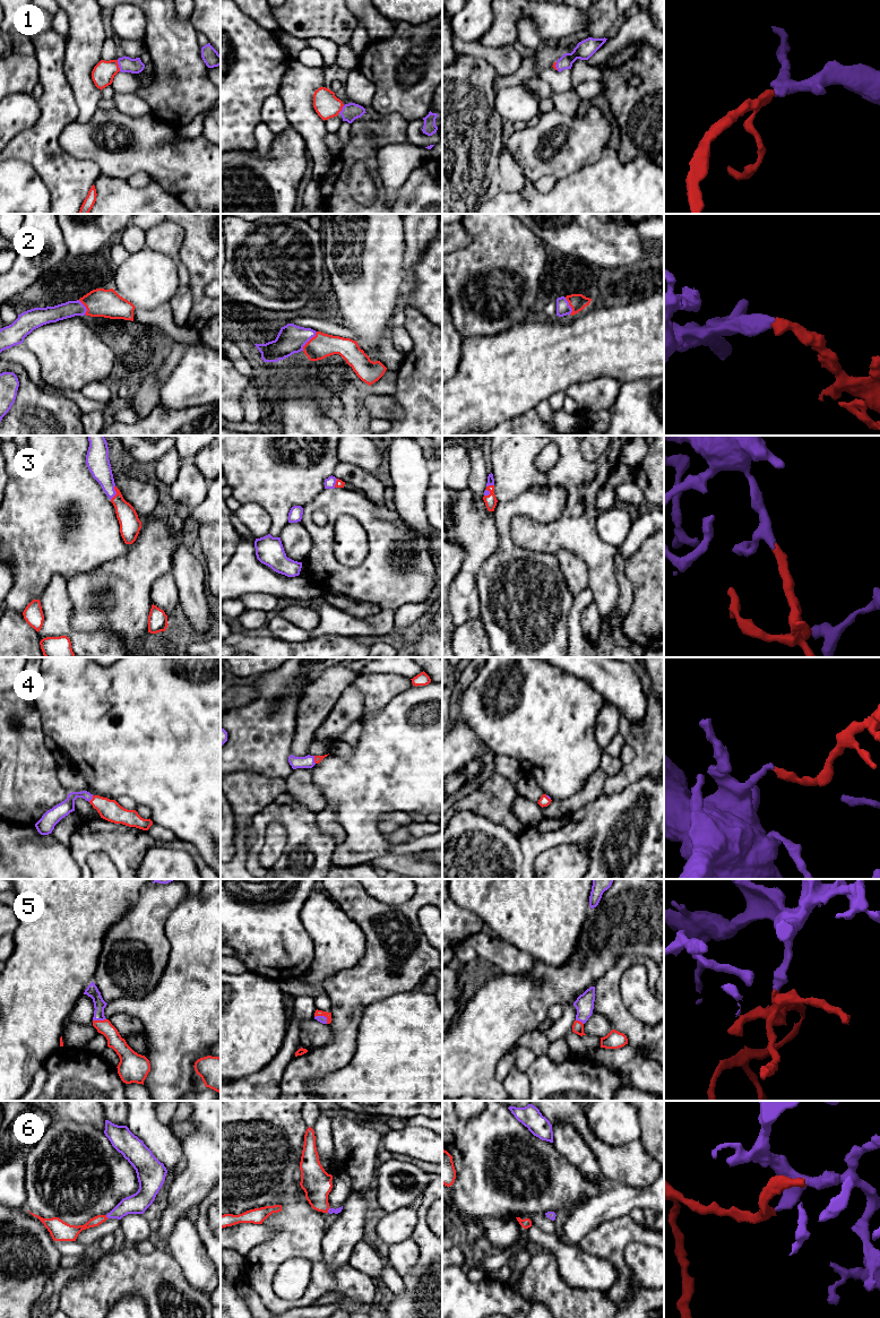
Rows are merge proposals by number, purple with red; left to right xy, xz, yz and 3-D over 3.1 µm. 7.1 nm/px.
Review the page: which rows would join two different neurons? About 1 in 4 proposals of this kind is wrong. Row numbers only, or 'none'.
none

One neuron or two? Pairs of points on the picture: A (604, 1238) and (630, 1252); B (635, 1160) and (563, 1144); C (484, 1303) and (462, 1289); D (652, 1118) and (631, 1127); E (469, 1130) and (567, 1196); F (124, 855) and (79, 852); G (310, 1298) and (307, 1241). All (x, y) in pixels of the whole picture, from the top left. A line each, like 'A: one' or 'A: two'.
A: two
B: two
C: one
D: two
E: one
F: one
G: one

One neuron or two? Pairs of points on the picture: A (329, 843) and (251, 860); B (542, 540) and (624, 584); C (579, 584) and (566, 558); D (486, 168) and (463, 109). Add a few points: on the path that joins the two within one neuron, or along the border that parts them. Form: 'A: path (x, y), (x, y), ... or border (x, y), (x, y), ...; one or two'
A: path (303, 830), (288, 816), (270, 816), (259, 834); one
B: border (617, 552), (614, 578), (618, 600), (614, 605); two
C: path (577, 577), (570, 565); one
D: path (472, 153), (463, 144), (463, 123); one

